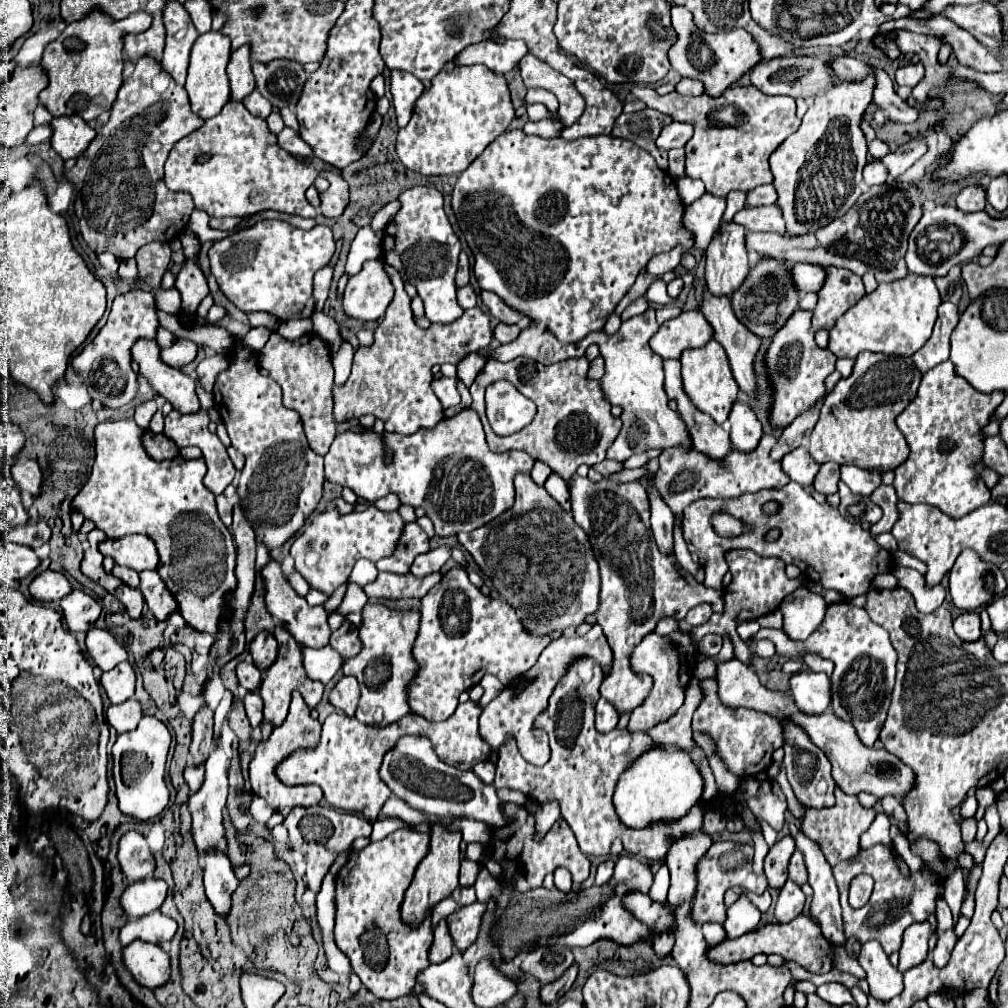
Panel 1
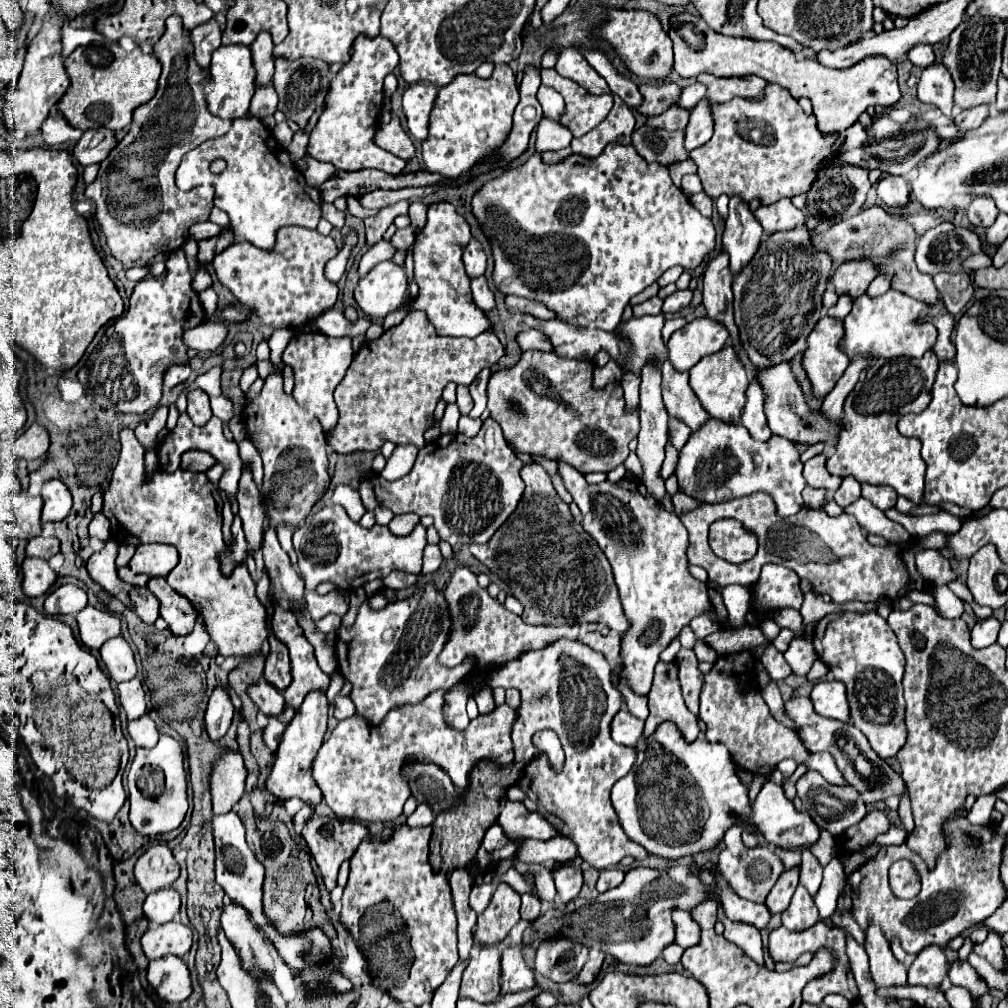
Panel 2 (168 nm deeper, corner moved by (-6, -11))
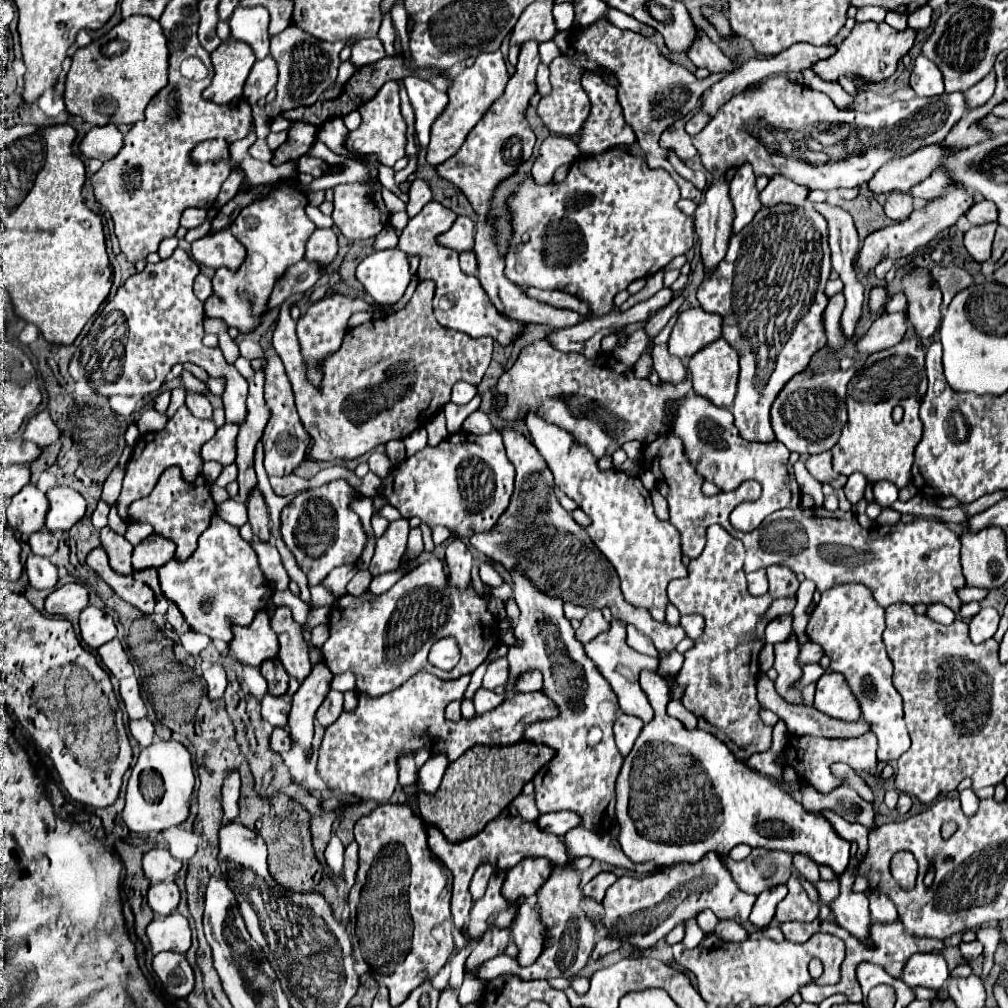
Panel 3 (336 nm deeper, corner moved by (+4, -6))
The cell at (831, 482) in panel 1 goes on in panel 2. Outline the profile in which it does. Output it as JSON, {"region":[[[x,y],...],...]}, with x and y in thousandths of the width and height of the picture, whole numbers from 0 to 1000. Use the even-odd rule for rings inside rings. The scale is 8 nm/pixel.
{"region":[[[841,472],[841,474],[835,476],[835,482],[829,486],[827,498],[831,498],[835,504],[839,504],[839,502],[843,502],[845,498],[849,498],[853,494],[853,486],[855,486],[853,478],[849,474]]]}

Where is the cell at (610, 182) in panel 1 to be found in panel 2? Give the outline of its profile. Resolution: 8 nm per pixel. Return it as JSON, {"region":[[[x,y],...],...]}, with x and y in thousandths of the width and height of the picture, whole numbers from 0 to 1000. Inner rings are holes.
{"region":[[[603,143],[601,149],[593,157],[579,157],[579,155],[567,153],[562,159],[558,159],[556,163],[548,163],[548,165],[538,163],[536,155],[530,153],[528,157],[524,157],[522,163],[518,163],[514,167],[506,167],[498,175],[482,181],[478,185],[478,188],[474,192],[470,192],[470,196],[468,196],[468,210],[474,216],[474,220],[478,222],[480,232],[486,236],[488,250],[490,250],[490,280],[496,290],[520,294],[526,298],[536,298],[546,308],[550,308],[554,312],[554,315],[560,319],[573,321],[573,323],[589,323],[589,325],[603,327],[603,329],[611,329],[611,325],[617,321],[619,306],[627,294],[631,294],[633,290],[643,286],[667,264],[679,264],[679,268],[692,266],[696,262],[698,254],[704,252],[710,242],[710,230],[708,230],[706,218],[698,216],[685,202],[685,198],[679,194],[679,190],[667,181],[663,167],[659,167],[657,163],[651,163],[651,161],[641,161],[631,151],[631,147],[617,145],[617,143]]]}

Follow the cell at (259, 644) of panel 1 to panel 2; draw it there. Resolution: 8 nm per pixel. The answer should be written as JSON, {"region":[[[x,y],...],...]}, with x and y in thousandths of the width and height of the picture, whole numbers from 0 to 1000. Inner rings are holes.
{"region":[[[268,629],[266,637],[268,637],[268,647],[264,651],[262,673],[264,673],[264,677],[268,677],[272,683],[276,683],[280,687],[290,677],[286,643],[278,635],[274,635],[270,629]]]}

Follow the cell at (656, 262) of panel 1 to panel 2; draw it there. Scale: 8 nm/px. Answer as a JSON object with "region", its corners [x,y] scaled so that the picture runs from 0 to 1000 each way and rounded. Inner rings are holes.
{"region":[[[671,264],[671,266],[665,266],[665,268],[661,268],[661,270],[655,274],[653,282],[659,286],[659,284],[663,284],[663,282],[671,280],[671,278],[675,276],[675,272],[677,272],[677,270],[679,270],[679,266],[675,266],[675,264]]]}

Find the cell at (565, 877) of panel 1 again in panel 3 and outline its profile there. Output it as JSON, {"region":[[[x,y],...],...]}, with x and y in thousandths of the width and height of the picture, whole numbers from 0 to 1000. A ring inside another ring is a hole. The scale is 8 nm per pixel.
{"region":[[[504,799],[492,813],[488,813],[480,820],[480,824],[476,824],[468,832],[462,832],[462,834],[456,834],[456,836],[444,836],[435,822],[425,820],[425,838],[427,838],[429,846],[448,864],[448,870],[450,870],[448,912],[450,912],[450,920],[454,924],[462,918],[466,902],[468,902],[468,892],[466,892],[466,884],[464,884],[466,872],[468,872],[470,864],[474,862],[474,858],[478,858],[480,854],[486,854],[486,858],[495,863],[510,860],[520,850],[540,850],[550,860],[562,860],[563,858],[563,848],[562,848],[562,840],[558,838],[558,832],[552,830],[552,828],[546,828],[546,826],[538,826],[532,820],[532,816],[520,814],[508,799]]]}

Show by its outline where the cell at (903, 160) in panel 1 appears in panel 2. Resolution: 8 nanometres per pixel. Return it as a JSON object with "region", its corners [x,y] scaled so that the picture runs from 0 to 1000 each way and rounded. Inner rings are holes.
{"region":[[[972,103],[972,105],[966,105],[966,107],[952,109],[952,111],[948,113],[948,123],[950,123],[954,129],[972,127],[974,121],[980,117],[980,111],[982,111],[982,103]]]}

